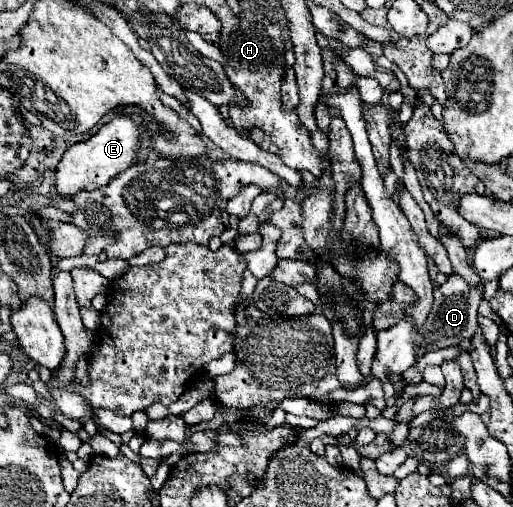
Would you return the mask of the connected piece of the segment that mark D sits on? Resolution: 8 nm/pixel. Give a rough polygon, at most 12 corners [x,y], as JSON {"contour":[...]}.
{"contour":[[458,274],[434,290],[422,328],[378,332],[372,376],[384,384],[432,352],[472,338],[480,290]]}

